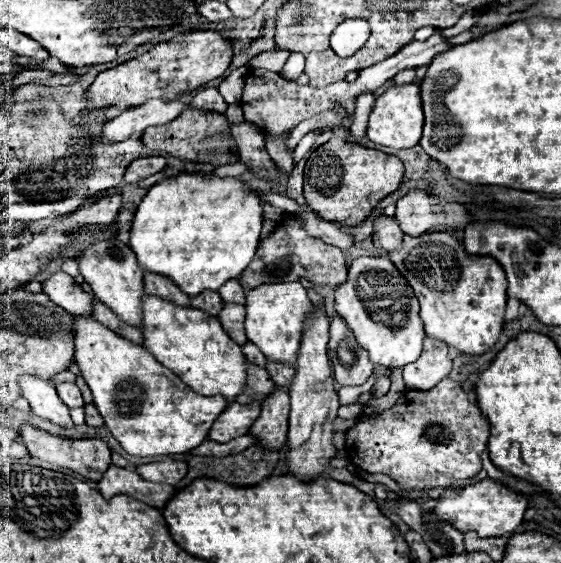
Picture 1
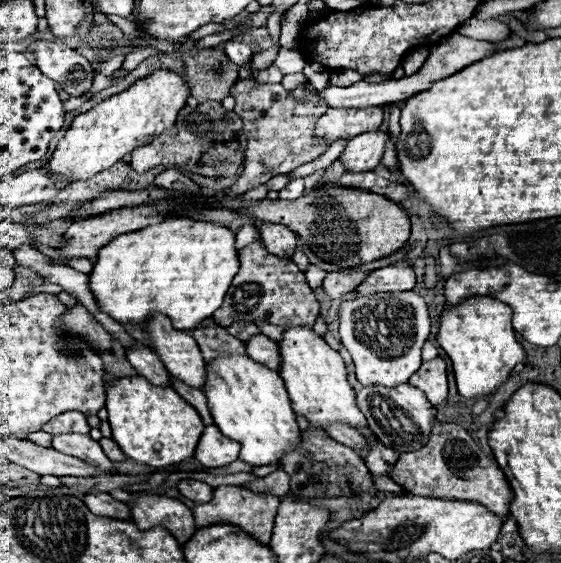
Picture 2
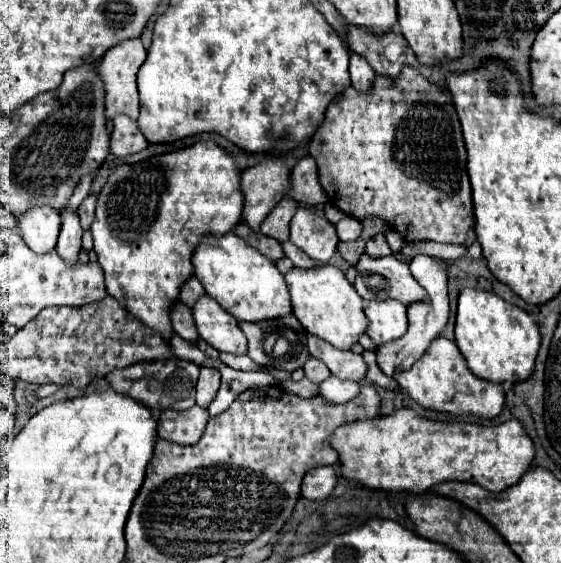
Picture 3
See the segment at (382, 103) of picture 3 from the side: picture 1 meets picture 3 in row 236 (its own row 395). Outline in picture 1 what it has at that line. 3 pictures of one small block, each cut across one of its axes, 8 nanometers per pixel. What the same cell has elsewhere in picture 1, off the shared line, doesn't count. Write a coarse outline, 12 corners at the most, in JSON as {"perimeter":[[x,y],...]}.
{"perimeter":[[458,382],[404,392],[346,432],[402,492],[482,470],[488,422]]}

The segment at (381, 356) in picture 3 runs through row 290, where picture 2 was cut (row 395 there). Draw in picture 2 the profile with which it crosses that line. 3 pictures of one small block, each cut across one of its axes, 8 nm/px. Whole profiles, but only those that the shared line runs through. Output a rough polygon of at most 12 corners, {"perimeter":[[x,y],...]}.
{"perimeter":[[442,358],[422,362],[408,380],[432,404],[448,396],[446,362]]}

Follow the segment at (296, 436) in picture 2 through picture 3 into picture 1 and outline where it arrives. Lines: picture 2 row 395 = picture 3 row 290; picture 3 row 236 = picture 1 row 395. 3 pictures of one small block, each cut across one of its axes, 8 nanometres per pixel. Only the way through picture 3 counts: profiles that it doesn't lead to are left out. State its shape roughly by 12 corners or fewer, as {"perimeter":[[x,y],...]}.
{"perimeter":[[144,296],[144,346],[228,404],[246,358],[218,318]]}

